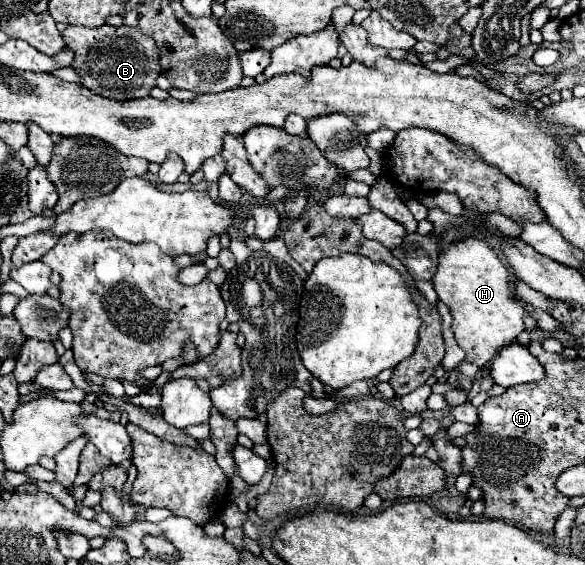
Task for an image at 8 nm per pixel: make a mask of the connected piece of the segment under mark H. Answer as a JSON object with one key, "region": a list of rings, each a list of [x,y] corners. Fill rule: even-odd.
{"region":[[[467,237],[467,239],[445,245],[443,253],[439,253],[439,269],[433,275],[433,283],[435,283],[435,291],[439,295],[439,301],[443,301],[451,311],[451,317],[453,317],[451,329],[453,329],[457,345],[465,351],[465,361],[475,363],[477,367],[483,367],[495,355],[495,351],[499,347],[511,343],[523,331],[525,309],[521,307],[521,301],[515,295],[509,267],[501,261],[501,257],[485,241]]]}

